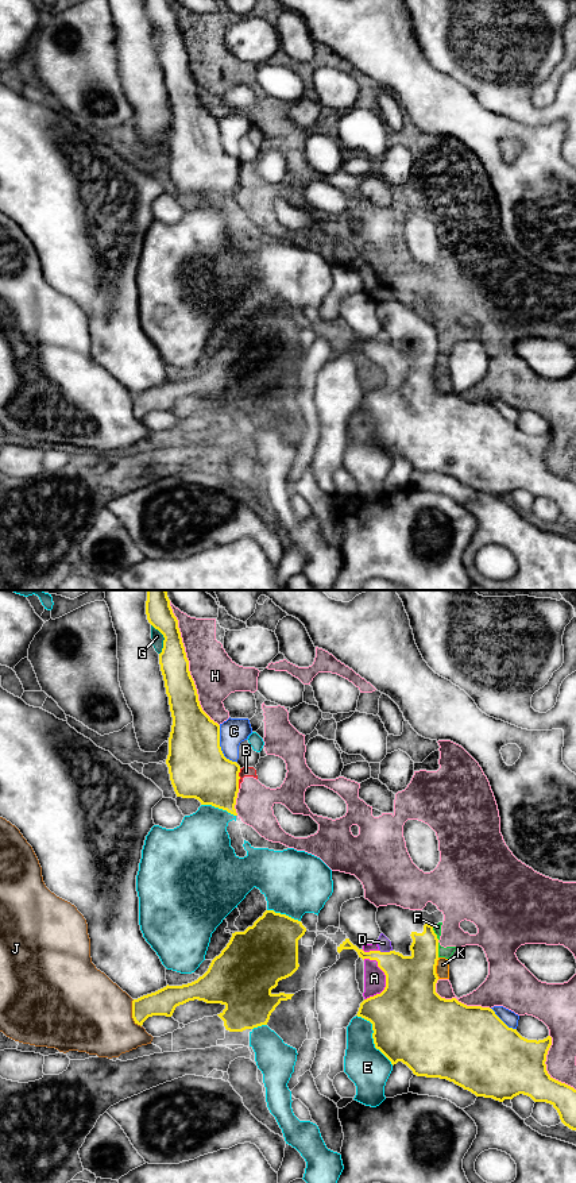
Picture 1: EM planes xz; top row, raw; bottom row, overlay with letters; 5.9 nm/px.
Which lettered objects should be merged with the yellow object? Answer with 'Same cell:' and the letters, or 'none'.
Same cell: none

